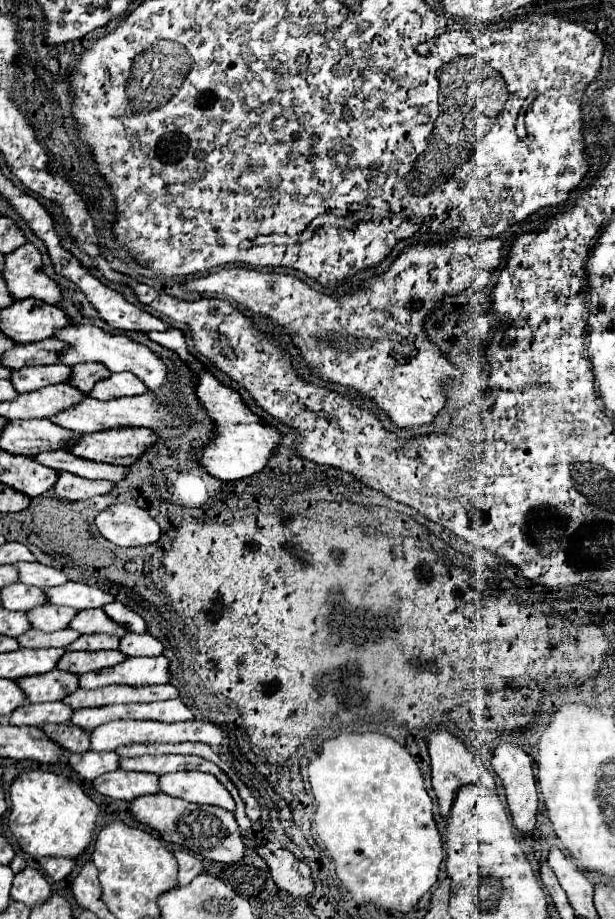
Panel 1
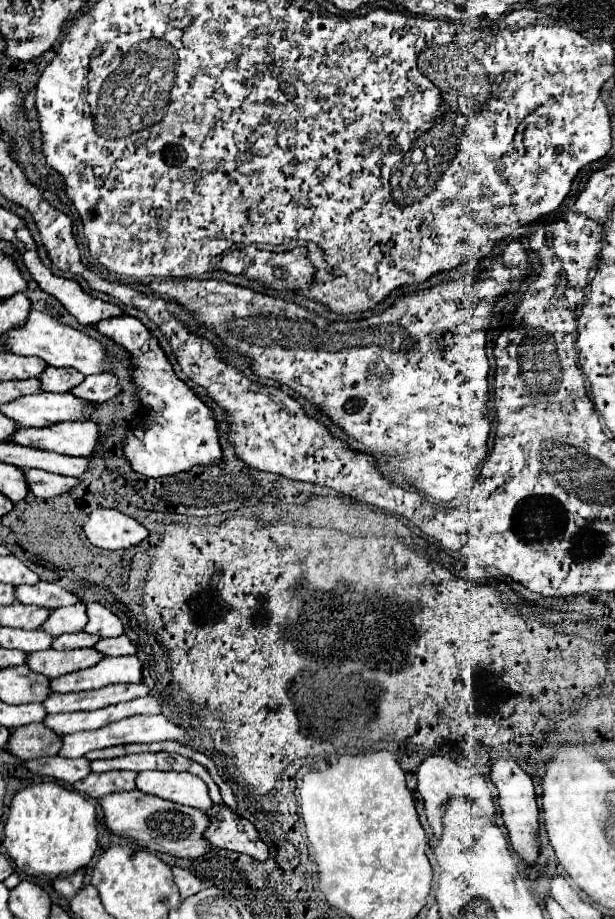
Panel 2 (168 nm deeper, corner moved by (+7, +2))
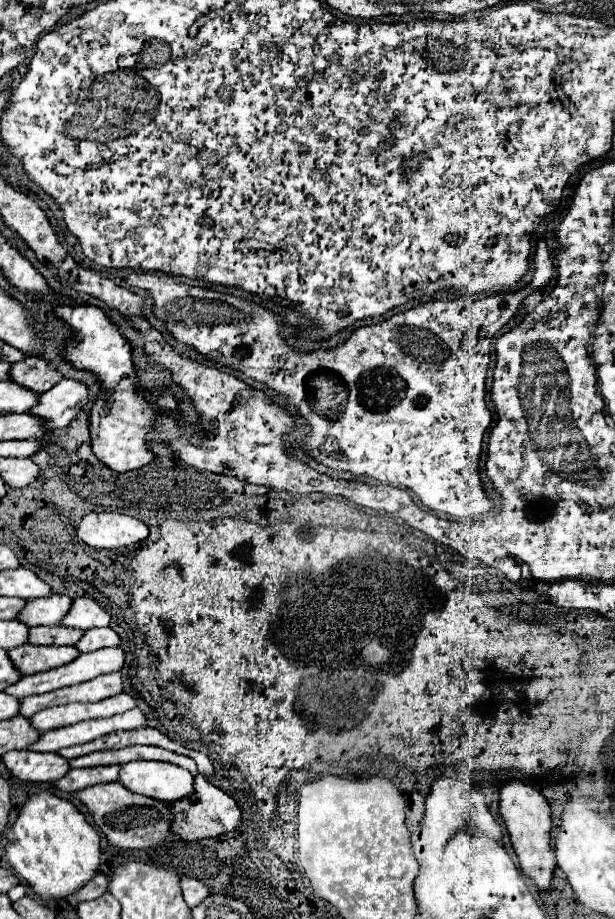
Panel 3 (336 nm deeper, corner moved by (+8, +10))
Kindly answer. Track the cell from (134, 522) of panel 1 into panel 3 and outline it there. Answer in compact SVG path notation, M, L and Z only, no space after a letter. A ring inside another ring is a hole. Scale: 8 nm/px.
M91 512L77 528L77 538L97 550L125 548L145 540L147 534L149 530L141 520L115 512Z

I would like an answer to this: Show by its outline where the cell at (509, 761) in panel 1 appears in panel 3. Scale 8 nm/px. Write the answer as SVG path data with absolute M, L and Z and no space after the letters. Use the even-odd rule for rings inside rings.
M509 780L501 790L499 812L507 826L507 832L511 836L511 844L519 858L519 866L521 866L523 874L529 876L541 892L551 890L551 878L553 878L553 870L557 868L557 862L555 862L555 852L551 848L553 820L551 820L549 802L541 796L541 792L537 788L525 784L521 780Z

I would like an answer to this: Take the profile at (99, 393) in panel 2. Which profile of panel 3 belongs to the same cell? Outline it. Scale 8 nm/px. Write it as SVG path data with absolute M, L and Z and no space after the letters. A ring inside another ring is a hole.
M61 380L49 392L41 394L31 416L43 418L49 432L65 428L87 402L87 386L77 380Z

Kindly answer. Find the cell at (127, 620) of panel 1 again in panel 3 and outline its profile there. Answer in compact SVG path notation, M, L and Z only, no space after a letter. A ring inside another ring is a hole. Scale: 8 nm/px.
M75 598L67 616L59 622L67 628L89 630L95 626L109 626L109 614L91 598Z

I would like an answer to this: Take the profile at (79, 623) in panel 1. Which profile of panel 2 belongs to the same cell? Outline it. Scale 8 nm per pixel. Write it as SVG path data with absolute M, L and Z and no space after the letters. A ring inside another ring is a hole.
M74 604L74 606L52 610L52 616L42 624L42 628L50 632L52 636L60 636L60 634L70 634L70 632L82 632L86 624L88 624L86 606Z

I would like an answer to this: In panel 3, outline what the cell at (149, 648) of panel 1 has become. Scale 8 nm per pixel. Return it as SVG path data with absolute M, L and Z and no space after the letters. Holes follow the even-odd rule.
M91 628L81 636L81 640L79 640L79 644L75 644L75 648L79 648L79 652L93 652L99 648L119 646L119 644L121 644L121 640L111 628Z

